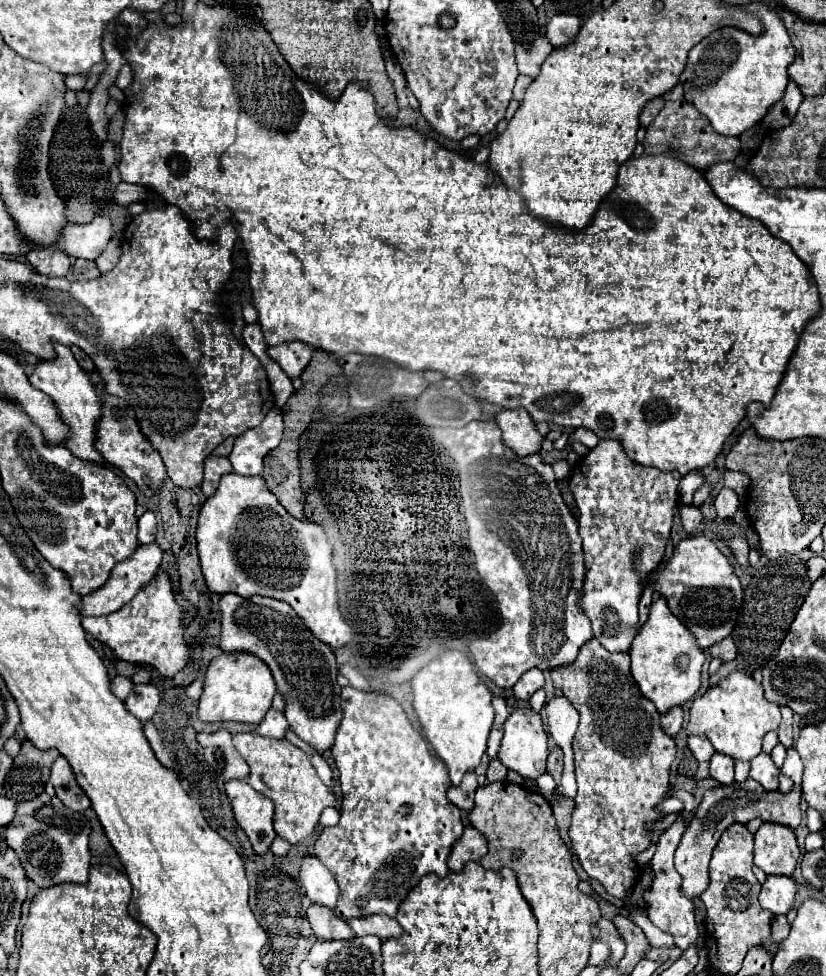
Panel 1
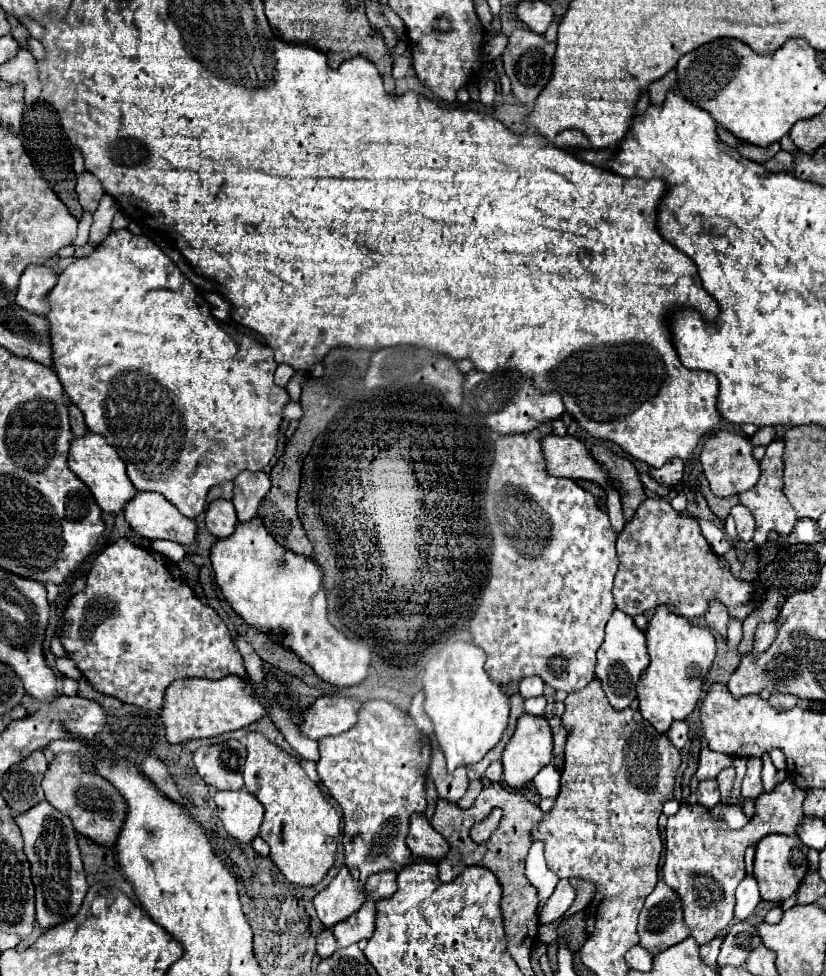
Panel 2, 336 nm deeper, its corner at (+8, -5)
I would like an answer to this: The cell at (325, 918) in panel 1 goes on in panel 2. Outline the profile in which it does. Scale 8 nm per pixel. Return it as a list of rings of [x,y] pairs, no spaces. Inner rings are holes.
[[[326,928],[326,930],[322,930],[318,936],[316,936],[316,954],[320,956],[320,958],[328,958],[328,956],[332,956],[334,952],[336,952],[336,940],[334,940],[334,936],[332,936],[332,932]]]

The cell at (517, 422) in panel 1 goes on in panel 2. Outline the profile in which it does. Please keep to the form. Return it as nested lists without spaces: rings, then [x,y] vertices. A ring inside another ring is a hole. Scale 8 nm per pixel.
[[[546,436],[540,440],[546,458],[546,468],[552,476],[572,478],[572,480],[592,480],[602,488],[614,486],[608,478],[608,470],[596,462],[588,452],[584,442],[574,436]]]

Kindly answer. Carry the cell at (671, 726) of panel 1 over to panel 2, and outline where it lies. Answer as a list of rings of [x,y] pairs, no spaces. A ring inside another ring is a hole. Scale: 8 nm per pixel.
[[[674,722],[666,736],[670,738],[670,742],[672,742],[678,750],[682,750],[682,748],[686,746],[686,742],[688,742],[688,724],[686,724],[686,722]]]

